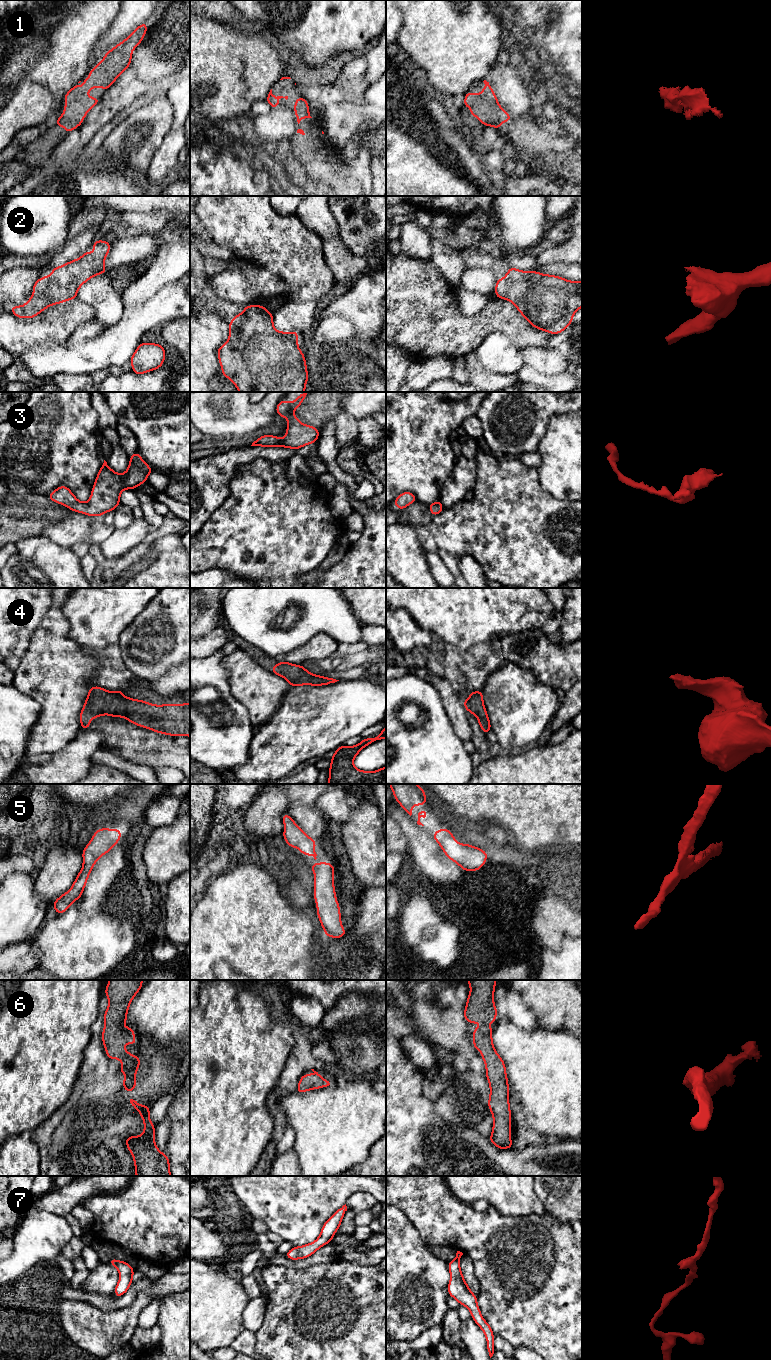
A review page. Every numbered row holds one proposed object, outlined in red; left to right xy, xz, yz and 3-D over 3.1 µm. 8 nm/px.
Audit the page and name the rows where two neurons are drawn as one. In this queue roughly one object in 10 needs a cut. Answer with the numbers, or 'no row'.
no row

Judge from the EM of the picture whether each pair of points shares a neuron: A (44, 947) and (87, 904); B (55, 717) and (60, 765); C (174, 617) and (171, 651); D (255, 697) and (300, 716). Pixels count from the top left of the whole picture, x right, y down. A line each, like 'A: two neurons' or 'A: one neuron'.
A: two neurons
B: two neurons
C: one neuron
D: two neurons

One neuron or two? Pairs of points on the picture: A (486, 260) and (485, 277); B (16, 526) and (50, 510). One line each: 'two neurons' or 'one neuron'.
A: two neurons
B: one neuron

